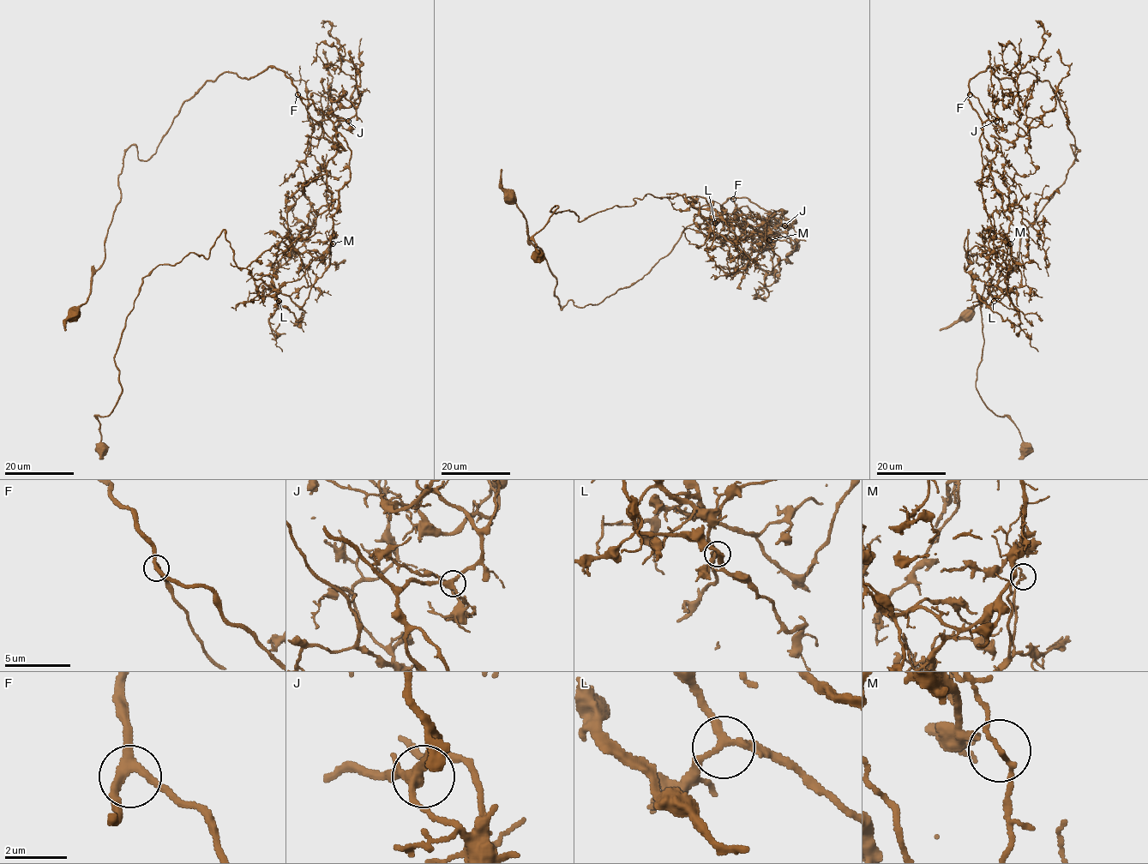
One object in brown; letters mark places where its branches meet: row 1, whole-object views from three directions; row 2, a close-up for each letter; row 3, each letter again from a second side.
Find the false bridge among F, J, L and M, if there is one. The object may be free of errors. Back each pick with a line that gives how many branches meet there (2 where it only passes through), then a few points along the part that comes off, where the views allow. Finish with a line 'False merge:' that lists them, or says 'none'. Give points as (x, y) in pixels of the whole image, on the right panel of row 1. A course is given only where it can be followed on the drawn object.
M: Branches: 2. Course of the part to remove: (1010, 243), (1013, 306), (965, 270), (969, 230), (965, 255), (992, 277), (976, 387), (1015, 425), (1018, 458)
False merge: M

